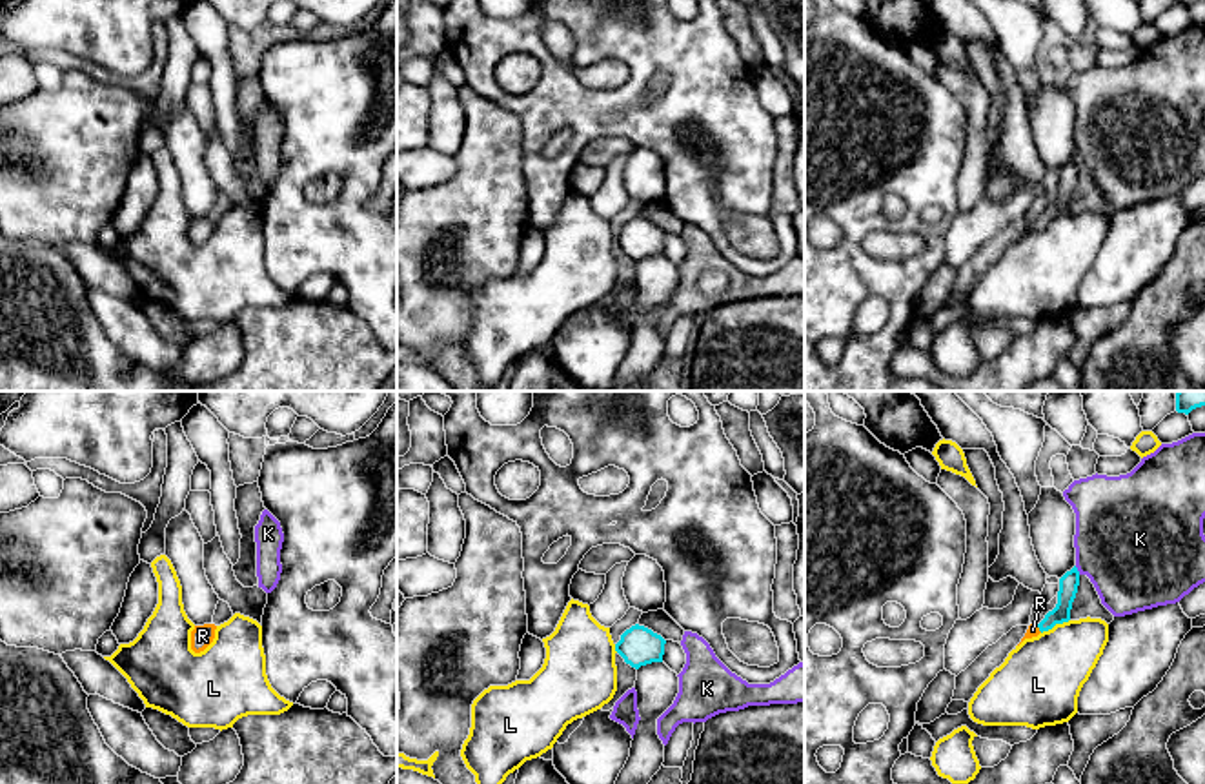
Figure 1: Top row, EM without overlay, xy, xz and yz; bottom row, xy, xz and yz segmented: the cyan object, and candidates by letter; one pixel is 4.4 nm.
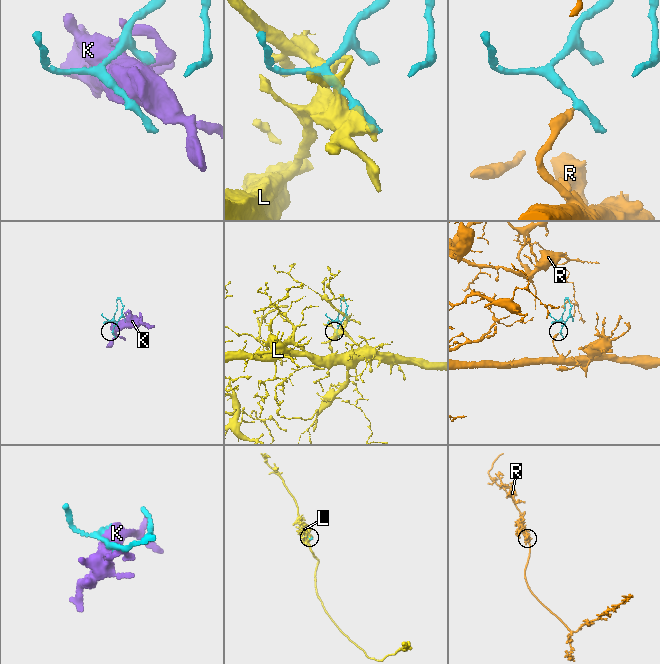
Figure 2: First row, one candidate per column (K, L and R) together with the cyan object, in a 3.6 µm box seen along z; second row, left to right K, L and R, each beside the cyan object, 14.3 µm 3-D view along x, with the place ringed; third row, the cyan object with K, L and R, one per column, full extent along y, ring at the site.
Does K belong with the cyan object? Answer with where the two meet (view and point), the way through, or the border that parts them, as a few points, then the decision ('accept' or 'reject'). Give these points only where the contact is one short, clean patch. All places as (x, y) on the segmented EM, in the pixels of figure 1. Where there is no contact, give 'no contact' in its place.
meets cyan in yz at (1076, 570); border along yz (1074, 566), (1080, 573); reject

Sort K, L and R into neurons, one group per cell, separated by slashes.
K / L / R

